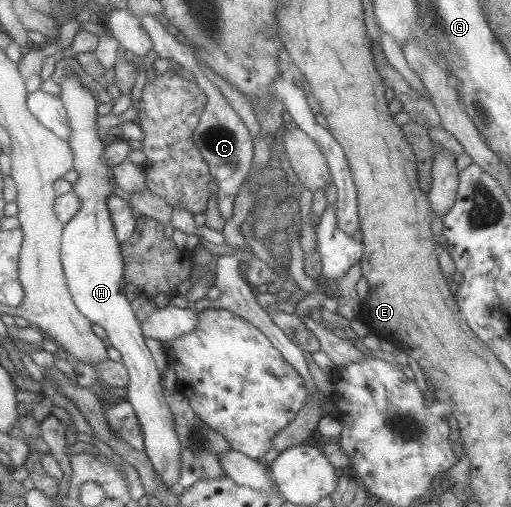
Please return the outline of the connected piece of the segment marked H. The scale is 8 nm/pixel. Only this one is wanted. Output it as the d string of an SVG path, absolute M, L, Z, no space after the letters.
M68 70L59 83L60 100L67 115L67 127L70 131L67 143L73 152L73 170L78 173L72 190L80 201L77 213L64 224L60 241L60 263L67 289L76 308L92 324L99 325L106 331L107 345L114 347L121 354L120 362L128 373L128 382L121 394L131 404L138 419L145 456L149 459L157 478L166 487L175 489L179 475L178 437L174 430L170 407L166 404L162 392L163 374L154 364L141 334L140 323L137 322L136 314L125 298L123 287L126 281L120 243L114 236L113 222L105 205L105 198L111 195L116 182L111 167L107 167L102 161L104 146L96 134L98 104L79 80L73 70Z

